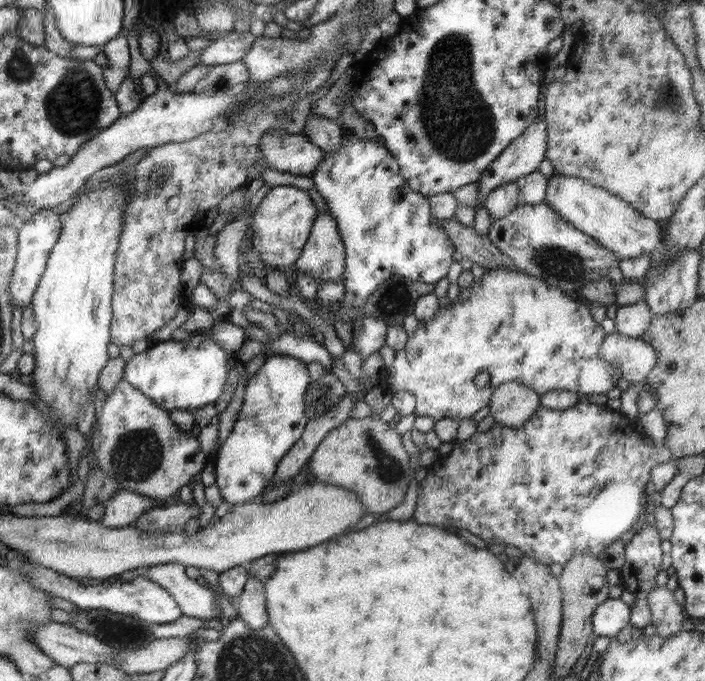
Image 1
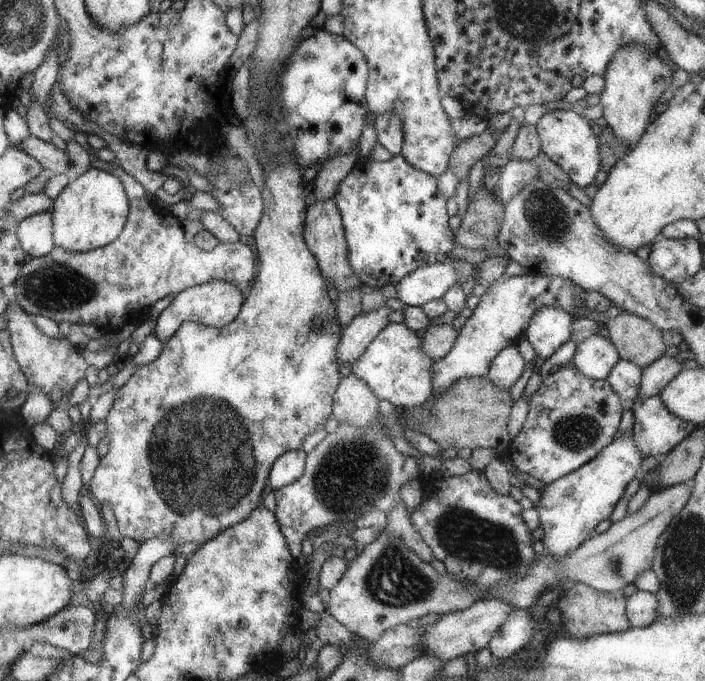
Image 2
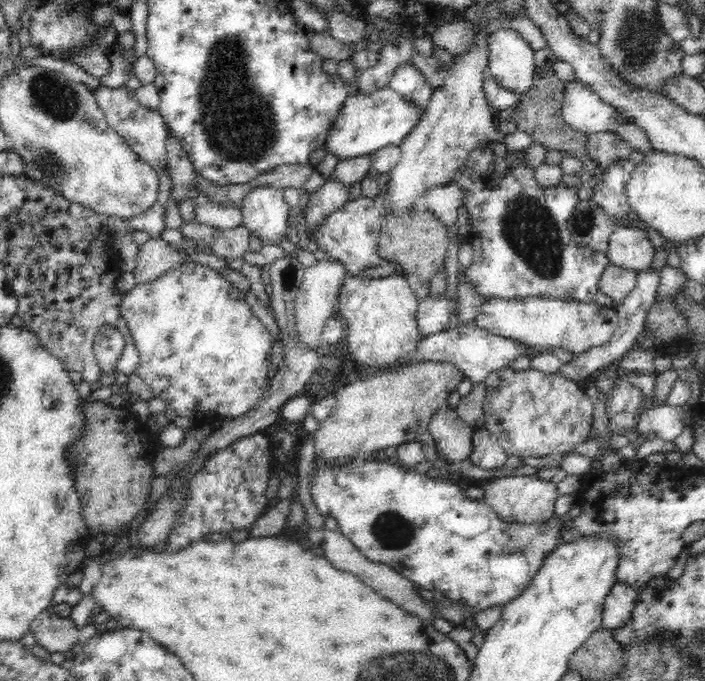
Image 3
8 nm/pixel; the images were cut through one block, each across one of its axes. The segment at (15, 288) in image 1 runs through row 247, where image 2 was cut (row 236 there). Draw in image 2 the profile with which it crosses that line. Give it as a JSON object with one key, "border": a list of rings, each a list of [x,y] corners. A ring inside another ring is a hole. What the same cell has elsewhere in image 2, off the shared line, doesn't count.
{"border":[[[47,211],[18,222],[18,238],[32,258],[47,256],[55,248],[54,214]]]}

